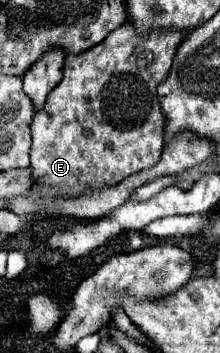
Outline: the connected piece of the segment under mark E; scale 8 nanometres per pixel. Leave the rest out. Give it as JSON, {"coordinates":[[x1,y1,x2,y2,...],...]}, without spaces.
{"coordinates":[[124,22,120,28,110,32,96,48,90,48,88,52,82,52,78,56,68,56,66,58,62,82,48,94,48,100,46,100,42,112,38,112,34,116,34,120,32,120,32,148,30,148,32,164,30,166,34,170,34,178,38,178,38,184,36,184,38,192,42,192,42,194,56,194,56,192,78,194,78,192,82,192,86,188,86,184,90,184,90,186,112,186,112,184,118,184,120,180,124,180,126,176,130,176,134,172,140,172,144,168,152,168,160,160,162,146,164,146,166,118,164,118,164,112,160,108,156,88,158,88,158,84,162,84,168,78,174,54,178,50,180,42,186,36,188,36,188,32,172,32,172,28,160,30,160,32,144,32,144,36,136,36,136,28,132,28,132,24,128,24,128,22]]}

